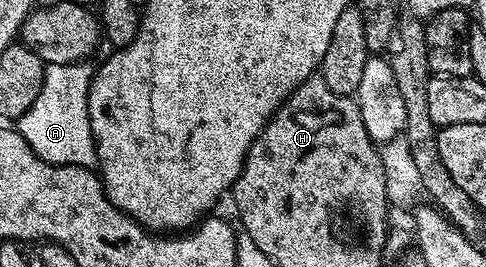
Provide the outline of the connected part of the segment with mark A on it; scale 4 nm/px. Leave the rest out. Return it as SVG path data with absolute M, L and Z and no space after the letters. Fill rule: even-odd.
M90 63L77 64L49 64L45 67L45 82L41 86L41 94L37 94L37 102L25 110L25 114L17 121L17 130L29 142L35 156L40 156L50 164L64 164L65 166L81 166L94 169L99 155L95 149L95 139L91 133L89 116L89 90L93 79L93 68Z

